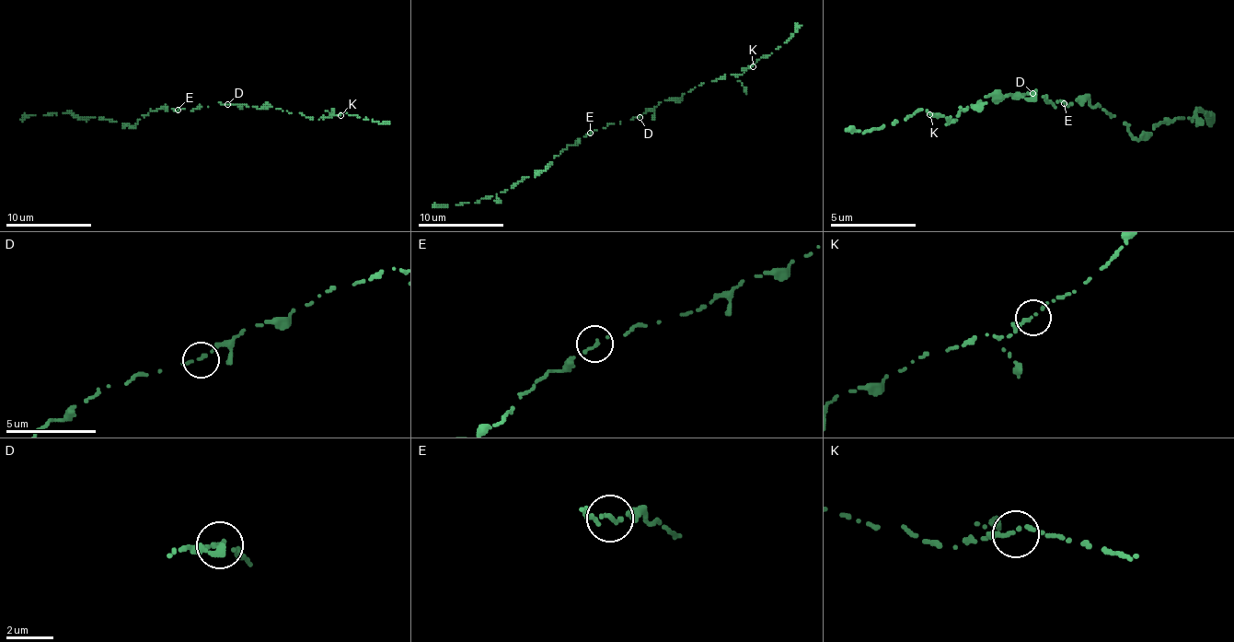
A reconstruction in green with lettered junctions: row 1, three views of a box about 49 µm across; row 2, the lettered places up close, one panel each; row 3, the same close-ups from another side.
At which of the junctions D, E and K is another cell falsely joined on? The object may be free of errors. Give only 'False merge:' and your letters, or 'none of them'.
False merge: none of them

